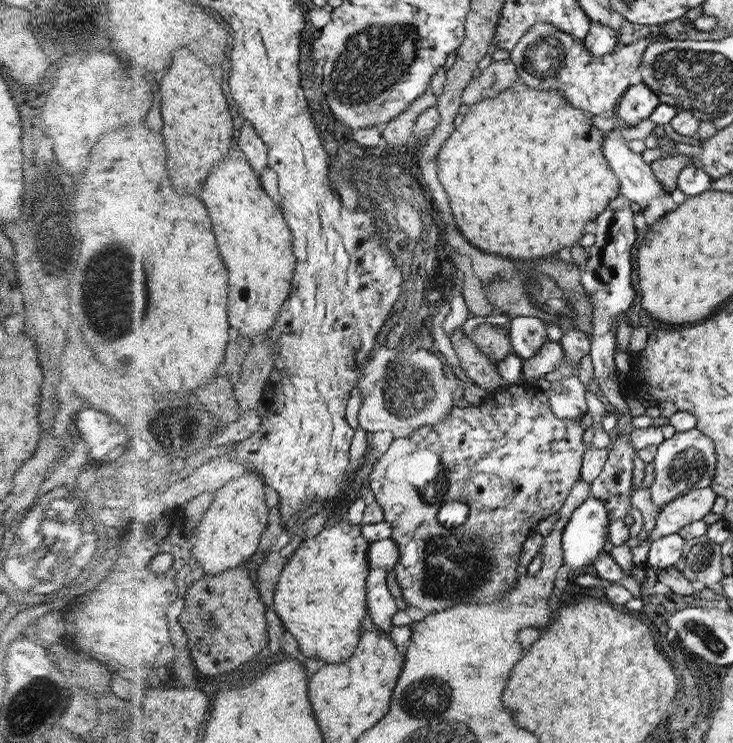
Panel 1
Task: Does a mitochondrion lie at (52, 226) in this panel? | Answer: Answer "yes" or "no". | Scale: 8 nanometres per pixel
yes

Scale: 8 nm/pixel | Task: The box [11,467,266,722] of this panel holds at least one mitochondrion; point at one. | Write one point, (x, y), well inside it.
(55, 552)

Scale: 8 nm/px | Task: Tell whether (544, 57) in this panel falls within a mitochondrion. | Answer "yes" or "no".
yes

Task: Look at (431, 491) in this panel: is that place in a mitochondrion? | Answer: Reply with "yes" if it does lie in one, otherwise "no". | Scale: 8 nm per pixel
yes

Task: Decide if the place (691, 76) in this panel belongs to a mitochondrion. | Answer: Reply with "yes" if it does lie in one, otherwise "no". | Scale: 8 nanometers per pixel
yes

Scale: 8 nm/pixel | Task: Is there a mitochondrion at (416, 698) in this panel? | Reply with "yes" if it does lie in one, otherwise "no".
yes

